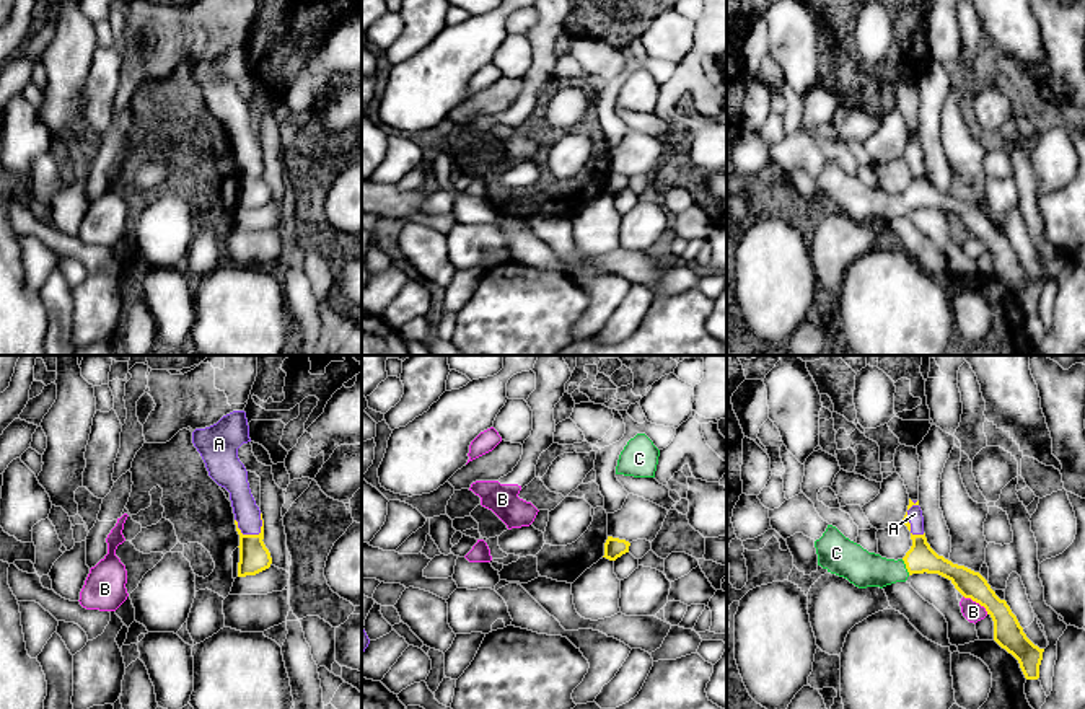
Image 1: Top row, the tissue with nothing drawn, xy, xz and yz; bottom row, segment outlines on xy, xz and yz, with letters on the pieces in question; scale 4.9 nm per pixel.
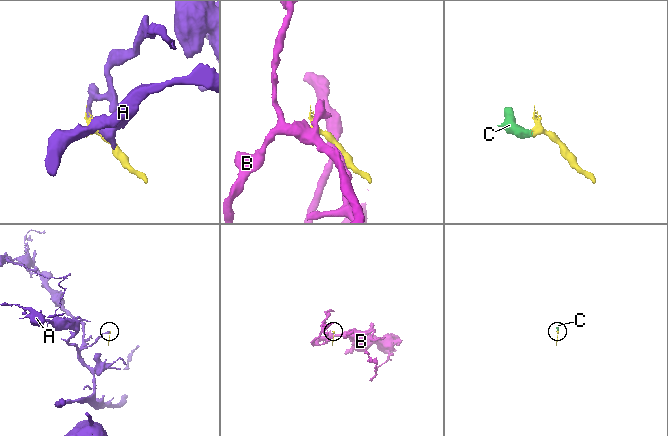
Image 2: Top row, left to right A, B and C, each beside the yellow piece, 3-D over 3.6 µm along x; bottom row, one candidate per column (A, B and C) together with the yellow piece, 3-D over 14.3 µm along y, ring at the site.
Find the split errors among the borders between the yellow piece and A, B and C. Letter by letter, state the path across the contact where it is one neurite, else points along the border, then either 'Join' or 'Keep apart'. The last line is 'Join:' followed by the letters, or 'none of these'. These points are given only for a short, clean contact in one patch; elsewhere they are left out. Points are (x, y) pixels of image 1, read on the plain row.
A: Boundary: xy (235, 154), (243, 168), (261, 167). Keep apart
B: Boundary: yz (963, 230), (978, 237), (988, 248). Keep apart
C: Path across: yz (921, 193), (906, 202), (860, 202). Join
Join: C

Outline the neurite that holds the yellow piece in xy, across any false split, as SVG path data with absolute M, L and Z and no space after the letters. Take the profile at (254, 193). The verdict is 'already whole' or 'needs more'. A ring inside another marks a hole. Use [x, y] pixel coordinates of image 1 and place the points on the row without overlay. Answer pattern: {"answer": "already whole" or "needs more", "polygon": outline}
{"answer": "already whole", "polygon": "M235 155L239 170L238 212L256 210L270 202L272 192L264 179L264 155L259 170L243 170Z"}

